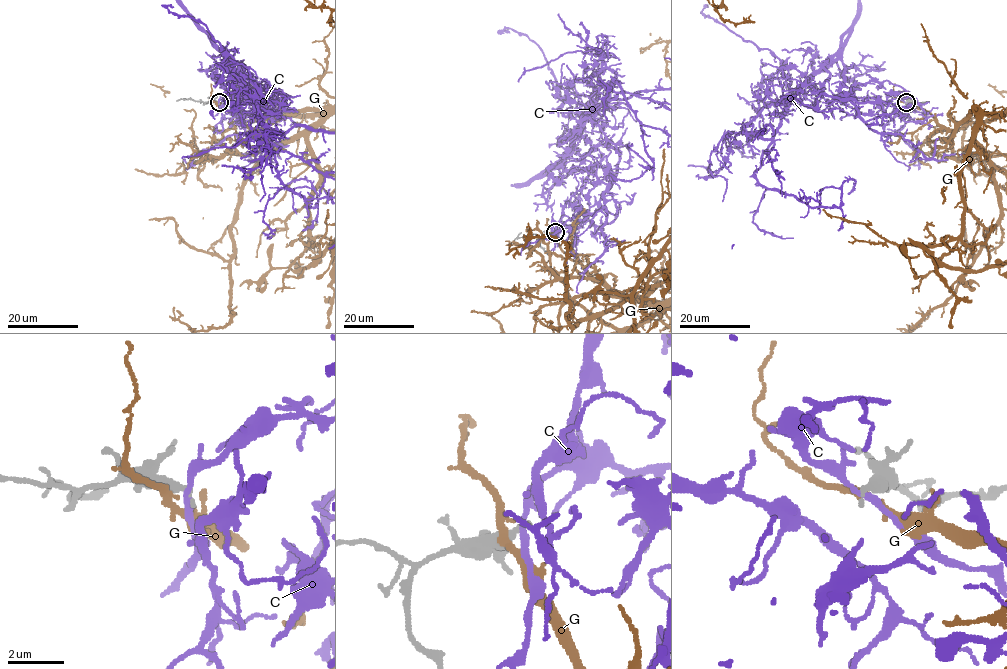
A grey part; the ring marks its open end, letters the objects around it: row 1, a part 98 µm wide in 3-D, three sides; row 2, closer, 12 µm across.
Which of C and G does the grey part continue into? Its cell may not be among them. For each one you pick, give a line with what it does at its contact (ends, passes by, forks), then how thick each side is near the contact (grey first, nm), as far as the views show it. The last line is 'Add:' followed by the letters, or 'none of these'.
Add: none of these

